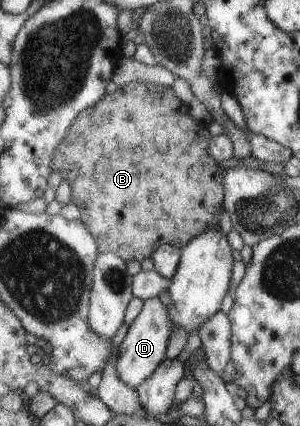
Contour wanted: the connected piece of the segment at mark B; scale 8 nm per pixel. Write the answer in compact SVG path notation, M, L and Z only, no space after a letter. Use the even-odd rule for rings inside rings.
M134 81L118 89L111 95L105 96L97 105L86 109L74 121L66 141L56 151L55 160L52 161L52 169L61 174L62 179L70 181L72 185L72 203L81 211L80 220L88 227L90 234L99 242L100 254L113 252L129 262L144 261L152 258L152 255L162 245L171 244L183 250L196 237L208 229L220 229L220 217L222 217L224 204L224 175L226 169L218 165L218 161L211 155L212 135L206 129L207 125L192 118L191 111L184 101L180 101L172 87L156 85L151 82Z

